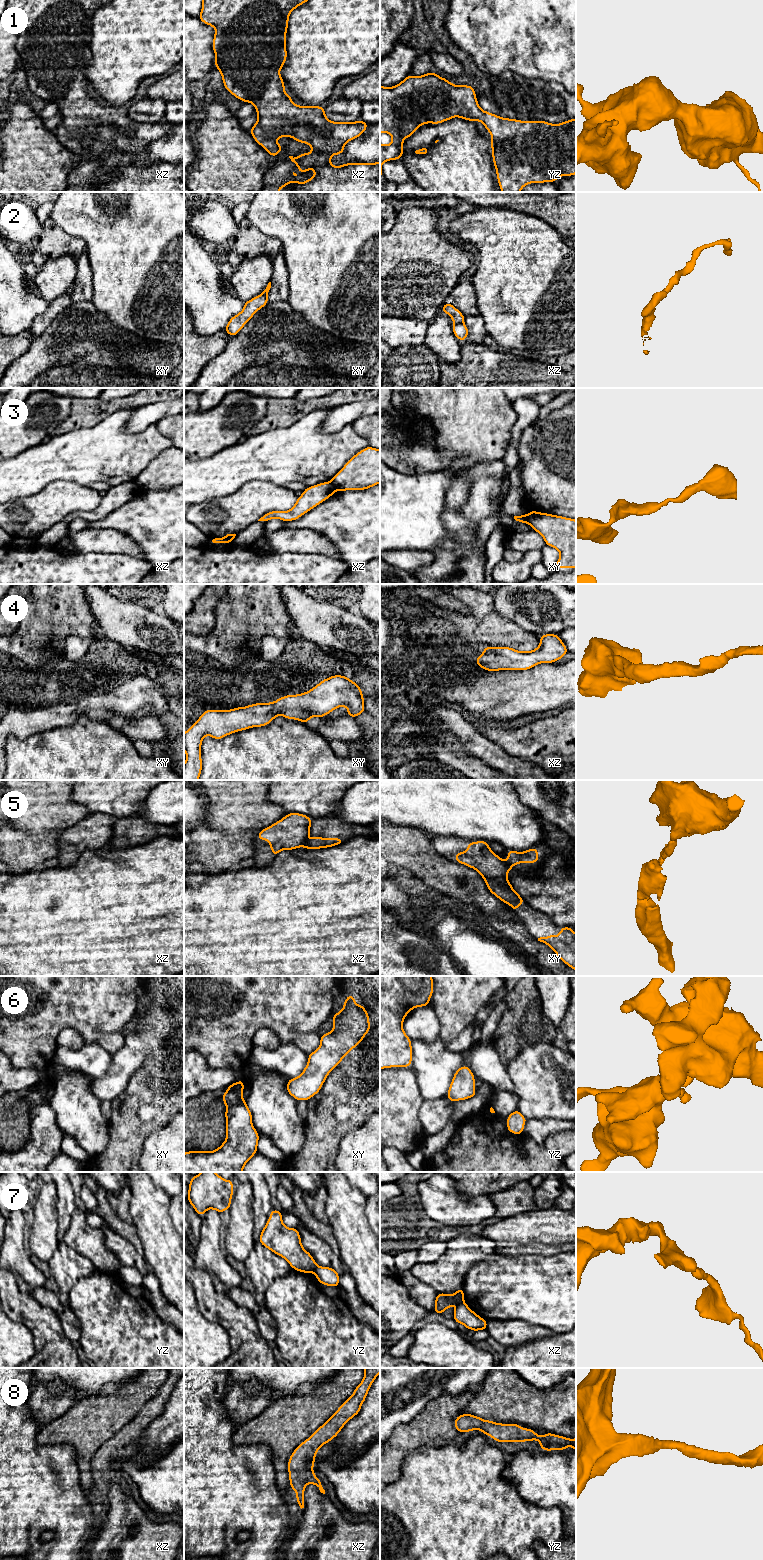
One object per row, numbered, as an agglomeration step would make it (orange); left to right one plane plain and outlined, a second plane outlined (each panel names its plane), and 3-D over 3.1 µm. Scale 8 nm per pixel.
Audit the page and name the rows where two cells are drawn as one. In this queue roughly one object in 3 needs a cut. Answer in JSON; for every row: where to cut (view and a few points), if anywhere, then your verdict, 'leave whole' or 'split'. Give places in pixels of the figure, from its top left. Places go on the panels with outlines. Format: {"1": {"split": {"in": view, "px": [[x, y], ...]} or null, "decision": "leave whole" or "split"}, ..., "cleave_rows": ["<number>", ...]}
{"1": {"split": null, "decision": "leave whole"}, "2": {"split": {"in": "xz", "px": [[463, 321], [454, 324]]}, "decision": "split"}, "3": {"split": {"in": "xz", "px": [[329, 482], [335, 490]]}, "decision": "split"}, "4": {"split": null, "decision": "leave whole"}, "5": {"split": {"in": "xz", "px": [[307, 839], [303, 843]]}, "decision": "split"}, "6": {"split": null, "decision": "leave whole"}, "7": {"split": {"in": "yz", "px": [[317, 1266], [313, 1272]]}, "decision": "split"}, "8": {"split": null, "decision": "leave whole"}, "cleave_rows": ["2", "3", "5", "7"]}

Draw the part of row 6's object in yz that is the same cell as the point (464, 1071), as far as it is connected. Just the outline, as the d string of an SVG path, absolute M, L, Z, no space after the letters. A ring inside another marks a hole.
M463 1065L455 1073L448 1089L447 1098L453 1103L476 1095L475 1077L469 1067Z

